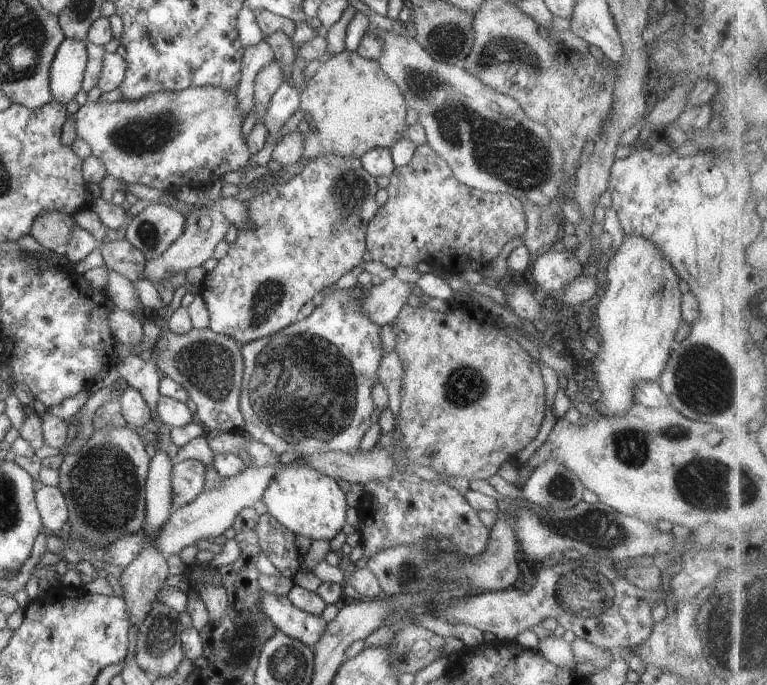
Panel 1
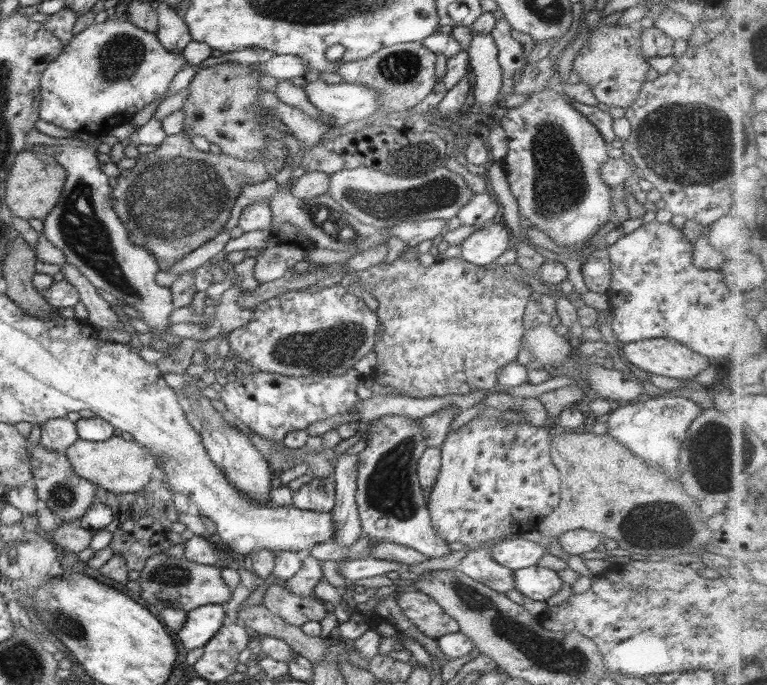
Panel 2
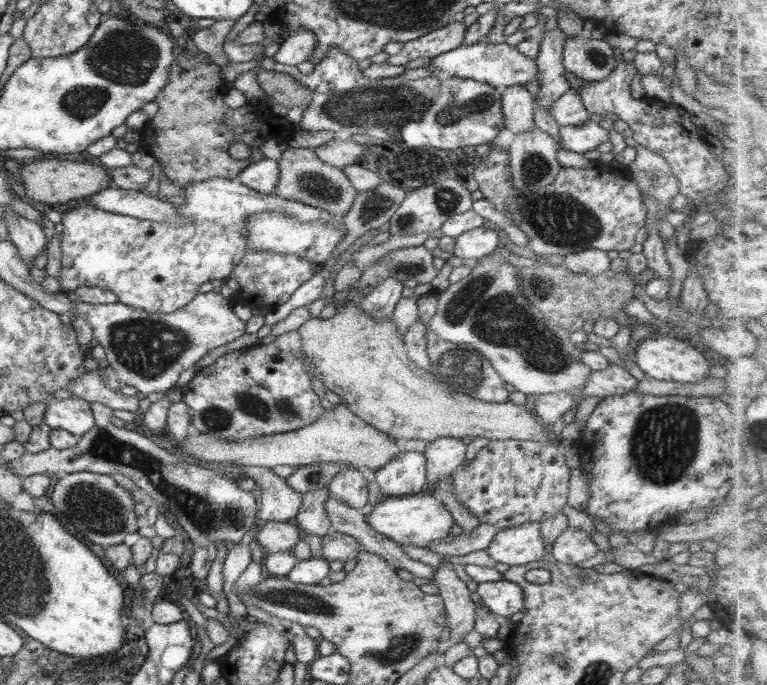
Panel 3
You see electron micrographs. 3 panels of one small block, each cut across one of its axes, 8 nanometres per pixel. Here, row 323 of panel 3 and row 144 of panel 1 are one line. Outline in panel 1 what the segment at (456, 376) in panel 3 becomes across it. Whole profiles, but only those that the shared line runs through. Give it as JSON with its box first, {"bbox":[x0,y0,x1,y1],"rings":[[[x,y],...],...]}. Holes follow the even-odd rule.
{"bbox":[363,143,527,274],"rings":[[[428,143],[416,147],[410,164],[395,167],[389,179],[388,200],[378,209],[374,218],[370,219],[363,239],[372,260],[381,262],[389,269],[397,266],[417,269],[424,266],[448,274],[456,274],[460,270],[482,270],[502,254],[506,242],[525,236],[527,218],[522,201],[509,194],[487,193],[462,184],[450,170],[448,163]]]}

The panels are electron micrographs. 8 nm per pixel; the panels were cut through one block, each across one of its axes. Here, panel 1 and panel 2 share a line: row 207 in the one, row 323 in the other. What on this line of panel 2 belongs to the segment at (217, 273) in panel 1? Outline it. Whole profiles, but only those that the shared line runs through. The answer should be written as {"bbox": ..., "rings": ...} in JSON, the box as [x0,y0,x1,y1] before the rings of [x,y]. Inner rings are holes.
{"bbox":[226,283,379,378],"rings":[[[336,283],[316,293],[309,293],[305,290],[286,291],[258,304],[247,324],[226,335],[230,343],[230,352],[228,352],[226,361],[237,358],[239,362],[250,362],[260,372],[282,374],[282,376],[294,378],[330,374],[341,376],[354,369],[354,365],[370,350],[373,350],[379,322],[376,310],[370,309],[361,297],[352,295],[346,289],[341,283]]]}

